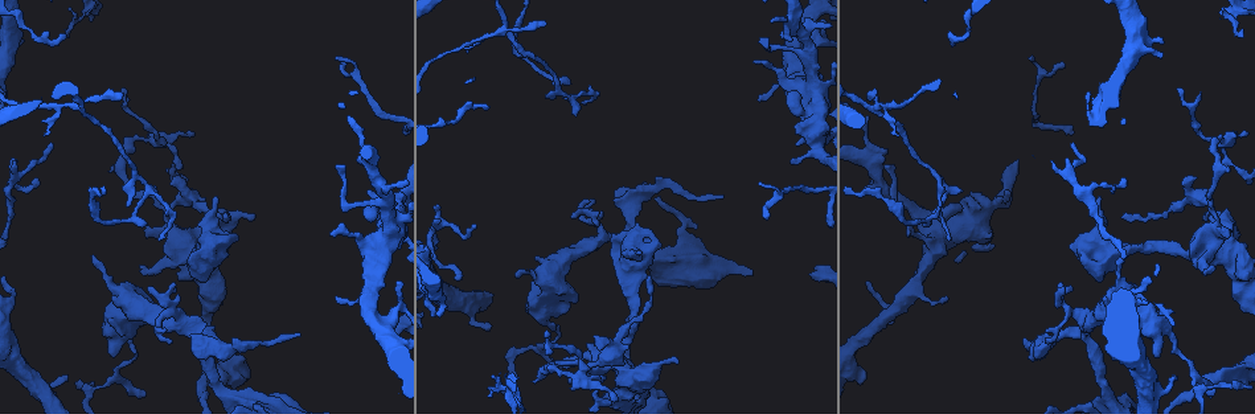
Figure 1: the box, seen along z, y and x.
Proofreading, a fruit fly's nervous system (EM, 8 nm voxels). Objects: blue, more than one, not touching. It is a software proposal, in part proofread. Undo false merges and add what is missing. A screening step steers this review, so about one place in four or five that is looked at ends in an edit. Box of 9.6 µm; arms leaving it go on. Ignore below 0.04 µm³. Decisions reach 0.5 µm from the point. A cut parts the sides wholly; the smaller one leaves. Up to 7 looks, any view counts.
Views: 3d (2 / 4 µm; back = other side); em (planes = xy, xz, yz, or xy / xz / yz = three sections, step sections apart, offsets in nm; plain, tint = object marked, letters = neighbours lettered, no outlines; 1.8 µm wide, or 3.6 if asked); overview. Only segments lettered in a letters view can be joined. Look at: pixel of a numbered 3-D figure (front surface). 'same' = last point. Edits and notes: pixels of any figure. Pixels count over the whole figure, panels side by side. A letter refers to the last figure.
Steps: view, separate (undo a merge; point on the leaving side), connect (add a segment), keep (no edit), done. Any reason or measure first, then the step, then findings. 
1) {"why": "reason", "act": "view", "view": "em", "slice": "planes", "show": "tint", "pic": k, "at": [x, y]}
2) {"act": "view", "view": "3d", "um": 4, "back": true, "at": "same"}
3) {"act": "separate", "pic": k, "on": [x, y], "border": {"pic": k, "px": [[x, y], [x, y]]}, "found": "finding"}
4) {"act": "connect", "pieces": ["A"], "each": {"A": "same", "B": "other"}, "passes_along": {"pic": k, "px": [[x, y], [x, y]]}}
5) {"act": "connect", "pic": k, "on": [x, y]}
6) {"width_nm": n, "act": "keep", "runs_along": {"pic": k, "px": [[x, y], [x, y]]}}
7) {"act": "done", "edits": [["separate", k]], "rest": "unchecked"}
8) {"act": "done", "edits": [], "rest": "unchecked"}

{"why": "three-way junction", "act": "view", "view": "3d", "um": 2, "pic": 1, "at": [1210, 210]}

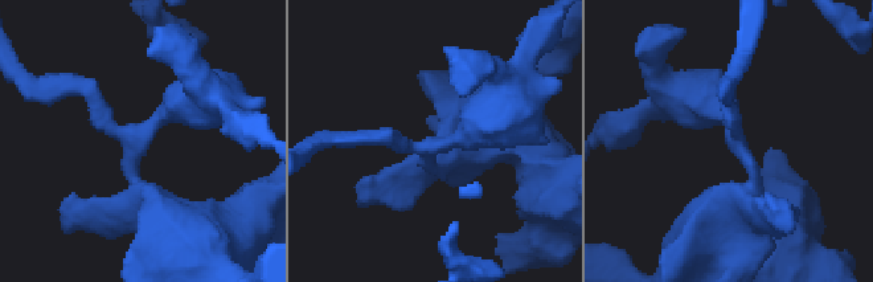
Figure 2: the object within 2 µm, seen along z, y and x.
{"why": "need the tissue", "act": "view", "view": "em", "slice": "planes", "show": "plain", "pic": 2, "at": [734, 145]}

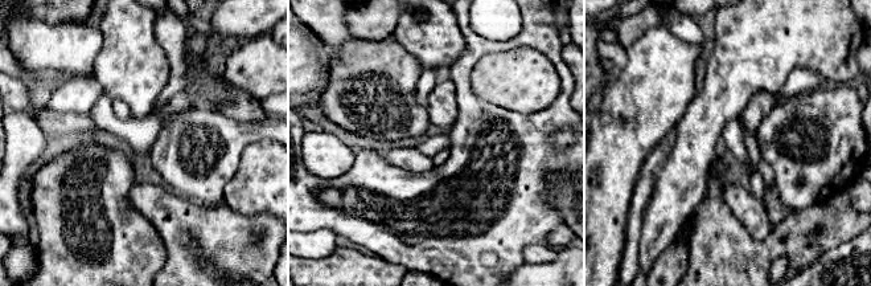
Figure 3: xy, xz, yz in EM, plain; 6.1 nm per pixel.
{"act": "view", "view": "em", "slice": "planes", "show": "letters", "at": "same"}

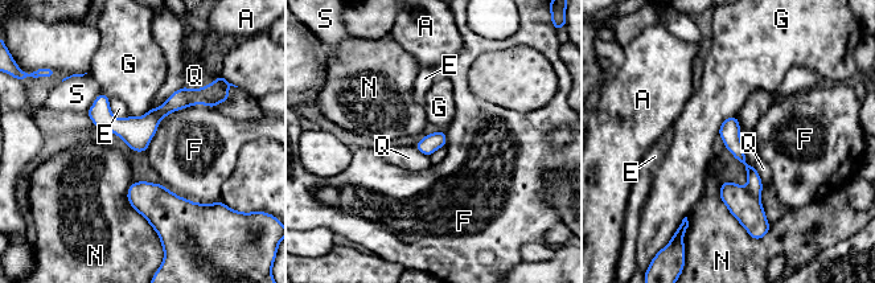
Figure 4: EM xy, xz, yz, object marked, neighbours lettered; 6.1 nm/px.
{"act": "separate", "pic": 4, "on": [754, 181], "each": {"A": "other", "E": "other", "F": "other", "G": "other", "N": "other", "Q": "other", "S": "other"}, "found": "a second neuron is stuck on"}

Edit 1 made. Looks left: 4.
{"why": "arms part here", "act": "view", "view": "em", "slice": "planes", "show": "tint", "pic": 1, "at": [876, 108]}

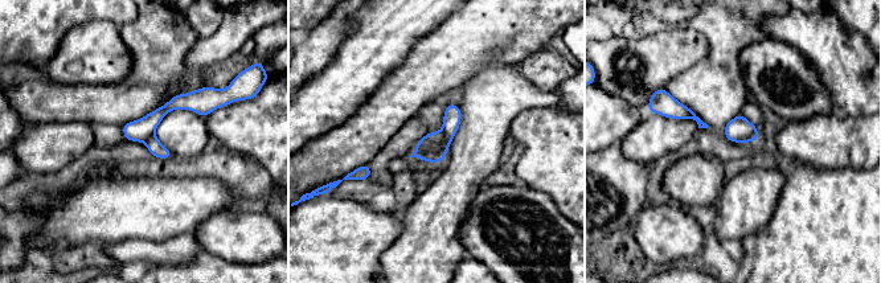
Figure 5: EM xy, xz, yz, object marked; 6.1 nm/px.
{"why": "see the neighbours", "act": "view", "view": "em", "slice": "planes", "show": "letters", "at": "same"}

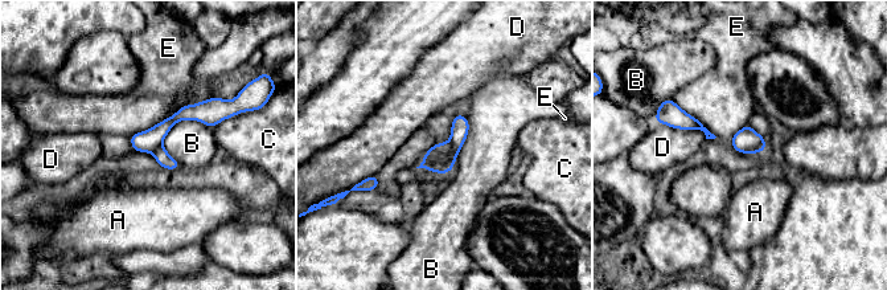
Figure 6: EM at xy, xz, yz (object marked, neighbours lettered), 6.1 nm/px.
{"act": "separate", "pic": 6, "on": [440, 158], "each": {"A": "other", "B": "other", "C": "other", "D": "other", "E": "other"}, "found": "two neurons meet here"}

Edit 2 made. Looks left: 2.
{"act": "done", "edits": [["separate", 4], ["separate", 6]], "rest": "unchecked"}

